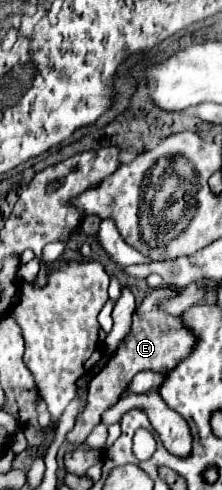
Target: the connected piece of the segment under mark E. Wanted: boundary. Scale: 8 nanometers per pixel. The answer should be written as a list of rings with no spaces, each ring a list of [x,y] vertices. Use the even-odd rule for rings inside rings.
[[[157,289],[151,295],[145,297],[145,301],[137,307],[135,315],[133,315],[133,327],[131,333],[121,341],[117,353],[109,359],[109,363],[91,379],[89,383],[89,403],[87,409],[83,411],[83,415],[79,415],[75,419],[75,427],[67,433],[67,441],[73,445],[81,445],[85,443],[87,435],[93,431],[95,425],[99,425],[101,421],[101,413],[115,405],[125,389],[125,385],[139,373],[145,369],[151,371],[161,371],[167,373],[169,369],[173,369],[179,361],[183,361],[183,357],[187,357],[193,351],[195,345],[195,337],[191,335],[191,331],[187,331],[181,323],[181,317],[171,317],[167,315],[159,303],[167,297],[173,297],[177,291],[173,289]]]

